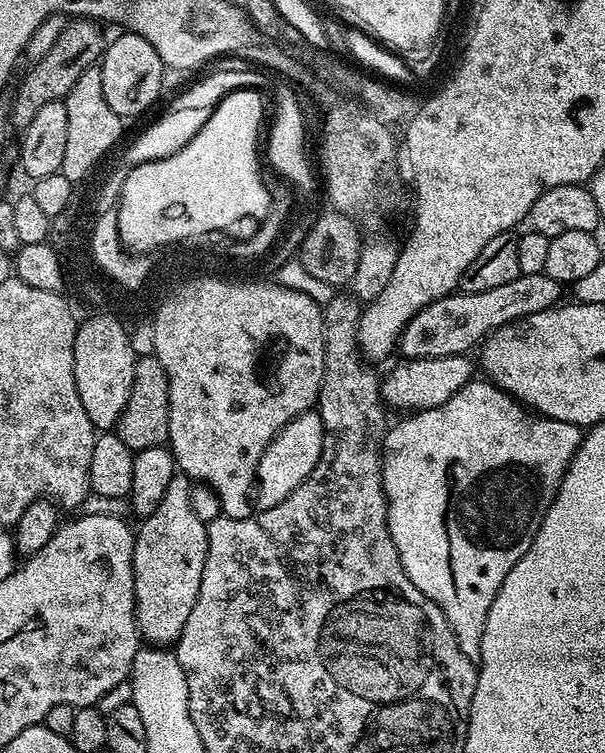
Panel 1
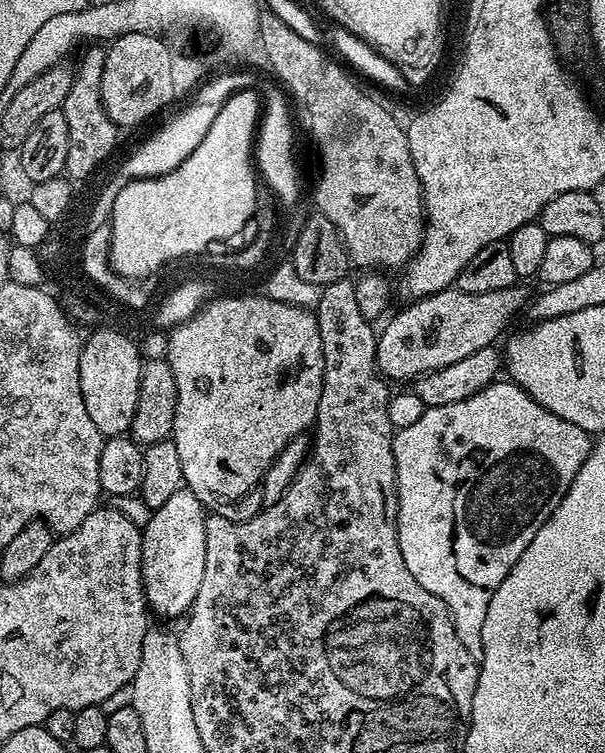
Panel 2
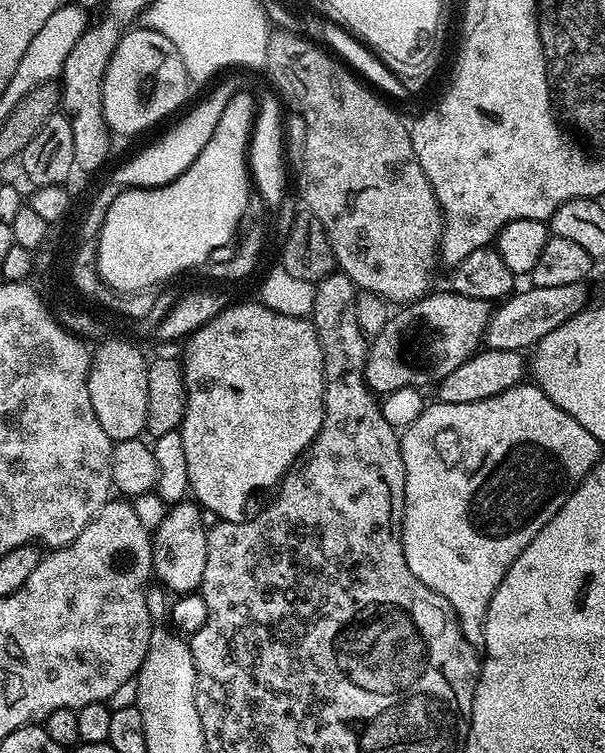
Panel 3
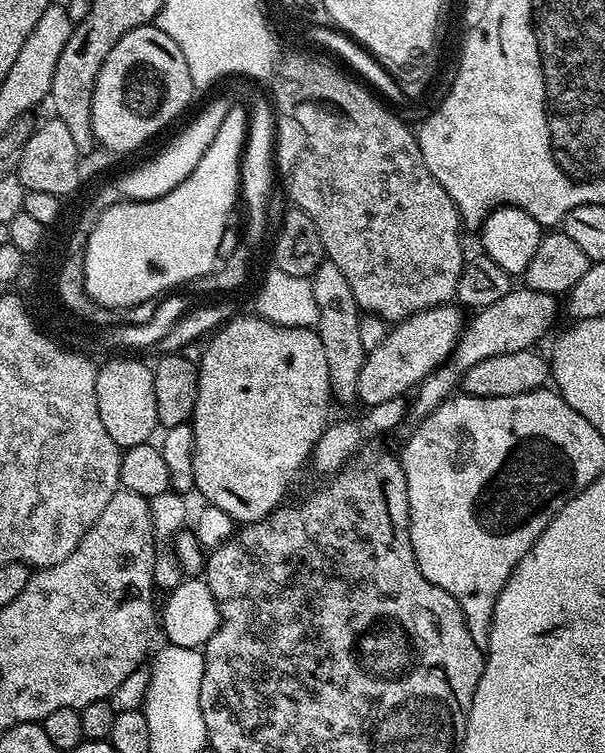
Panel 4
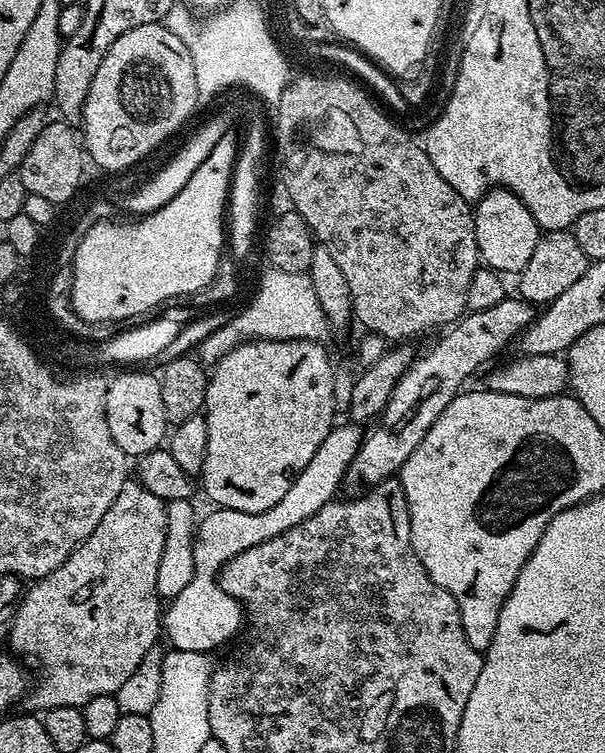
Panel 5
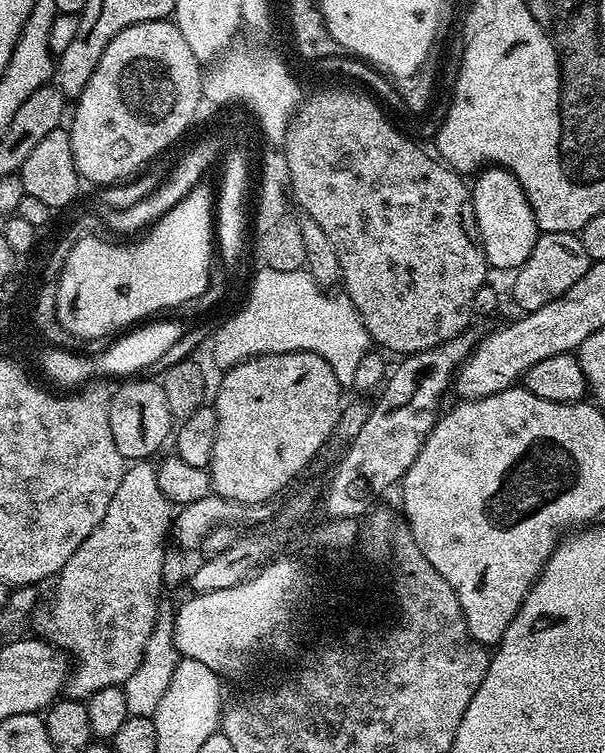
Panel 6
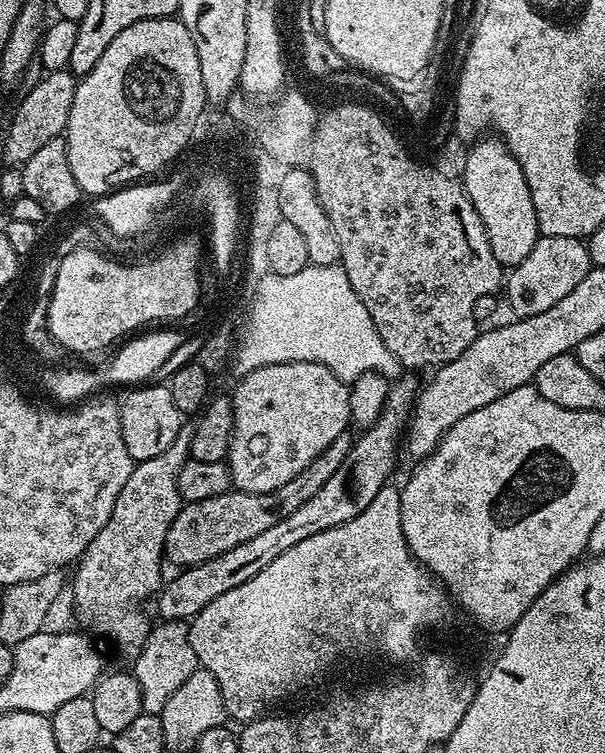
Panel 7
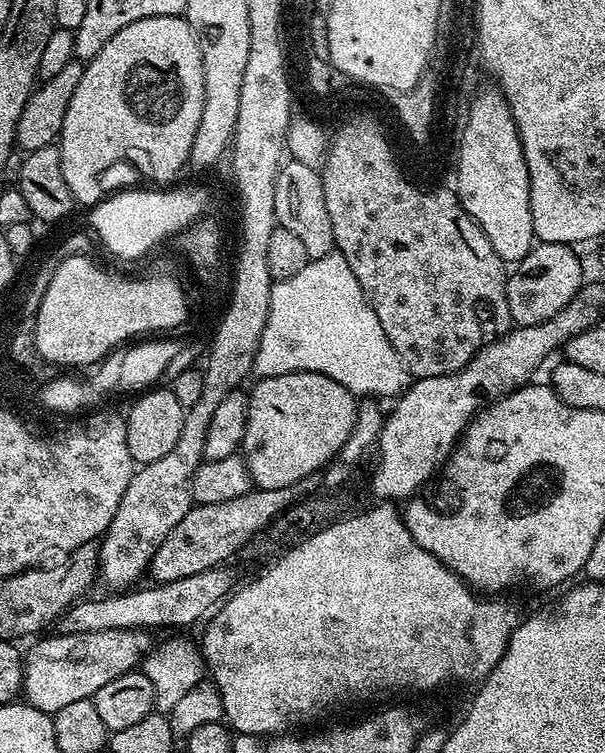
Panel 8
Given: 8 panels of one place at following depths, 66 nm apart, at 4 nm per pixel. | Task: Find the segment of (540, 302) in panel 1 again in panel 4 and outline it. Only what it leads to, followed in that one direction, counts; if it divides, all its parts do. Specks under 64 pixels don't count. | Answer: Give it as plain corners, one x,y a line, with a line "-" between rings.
449,302
427,308
393,323
382,342
365,355
362,370
358,370
356,400
372,408
395,396
403,397
411,393
433,370
441,368
452,355
466,323
466,316
463,314
465,315
455,303

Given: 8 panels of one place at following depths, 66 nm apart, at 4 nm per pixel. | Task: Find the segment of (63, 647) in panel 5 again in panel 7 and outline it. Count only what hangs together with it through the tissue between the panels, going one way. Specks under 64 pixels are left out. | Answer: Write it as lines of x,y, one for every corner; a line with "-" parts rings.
188,426
181,427
180,433
174,438
174,442
170,442
170,446
166,450
162,450
162,454
158,454
158,458
146,458
139,461
133,467
130,478
126,478
126,486
122,486
122,490
118,494
118,502
114,502
114,510
110,510
110,518
106,522
106,526
102,526
102,530
98,530
98,534
94,538
94,542
90,542
90,546
86,546
86,550
81,554
78,563
75,565
76,573
70,576
70,588
72,584
72,600
76,603
76,620
81,629
91,630
97,637
105,636
108,640
113,640
116,643
116,648
124,656
135,658
139,655
143,648
143,644
148,638
148,631
150,629
150,621
148,616
140,607
144,603
151,601
156,593
162,587
162,579
160,580
160,564
164,560
164,543
166,542
166,530
170,530
170,522
174,522
174,518
180,513
182,507
182,497
178,487
180,479
180,471
184,469
184,461
190,456
190,442
192,441
192,428

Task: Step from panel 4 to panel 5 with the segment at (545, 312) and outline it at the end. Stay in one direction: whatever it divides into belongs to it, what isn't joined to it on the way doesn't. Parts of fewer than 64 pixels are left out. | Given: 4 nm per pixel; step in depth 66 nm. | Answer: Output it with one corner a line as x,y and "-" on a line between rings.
505,298
487,310
469,311
443,333
444,337
425,356
417,355
394,386
384,411
365,431
357,456
345,472
342,488
348,494
364,494
368,489
393,479
400,468
418,450
418,442
426,438
426,430
438,422
442,410
459,396
464,384
483,364
491,365
496,355
515,341
532,325
537,309
527,300

